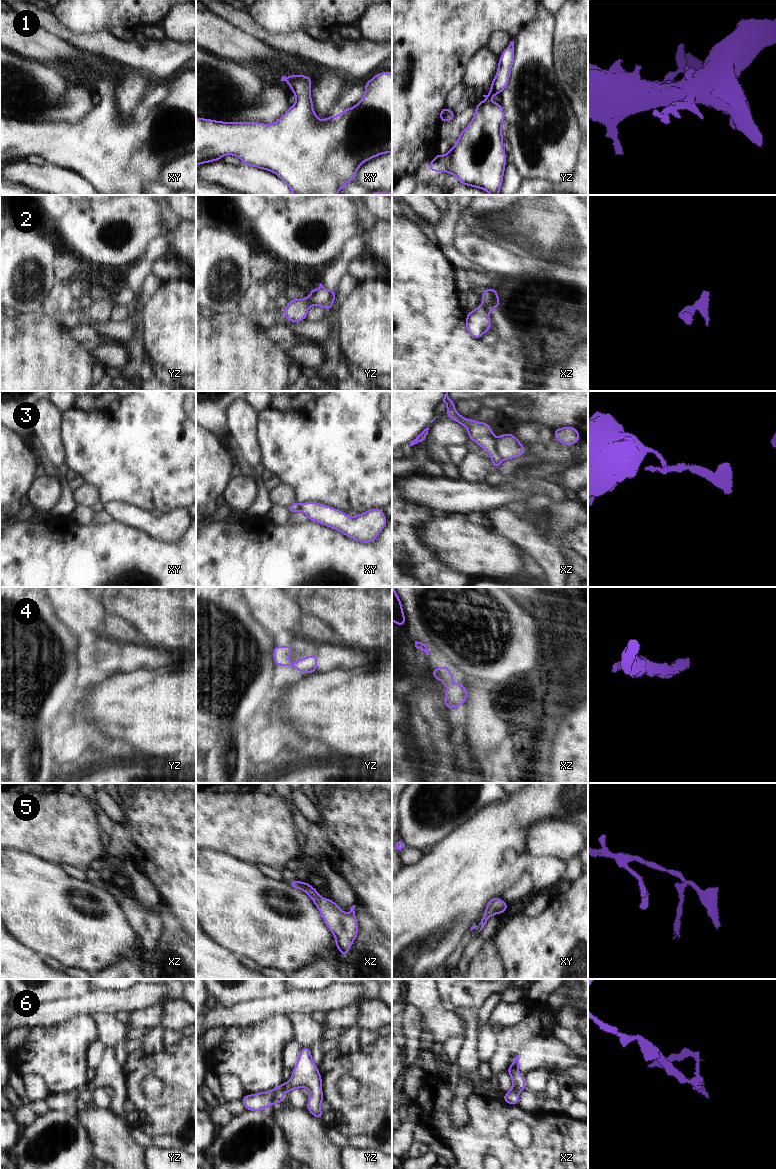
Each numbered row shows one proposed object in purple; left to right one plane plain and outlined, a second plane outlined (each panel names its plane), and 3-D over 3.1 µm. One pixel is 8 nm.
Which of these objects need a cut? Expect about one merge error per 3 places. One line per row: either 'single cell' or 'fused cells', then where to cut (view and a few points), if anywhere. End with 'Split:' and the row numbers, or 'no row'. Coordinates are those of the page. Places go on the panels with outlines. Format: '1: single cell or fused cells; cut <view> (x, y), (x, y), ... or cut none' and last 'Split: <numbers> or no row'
1: single cell; cut none
2: fused cells; cut xz (481, 304), (488, 312)
3: fused cells; cut xz (494, 438), (494, 448), (503, 459)
4: single cell; cut none
5: single cell; cut none
6: fused cells; cut yz (283, 1083), (285, 1092)
Split: 2, 3, 6

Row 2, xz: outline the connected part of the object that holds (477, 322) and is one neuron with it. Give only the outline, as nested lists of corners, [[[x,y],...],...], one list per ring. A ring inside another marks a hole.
[[[478,305],[475,310],[467,312],[465,326],[471,337],[479,339],[492,328],[489,312],[482,305]]]

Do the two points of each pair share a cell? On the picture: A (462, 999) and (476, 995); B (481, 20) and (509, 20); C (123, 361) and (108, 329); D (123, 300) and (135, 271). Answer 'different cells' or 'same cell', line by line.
A: same cell
B: same cell
C: different cells
D: different cells

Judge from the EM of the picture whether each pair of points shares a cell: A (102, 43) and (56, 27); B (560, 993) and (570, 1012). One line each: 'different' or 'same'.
A: same
B: different

